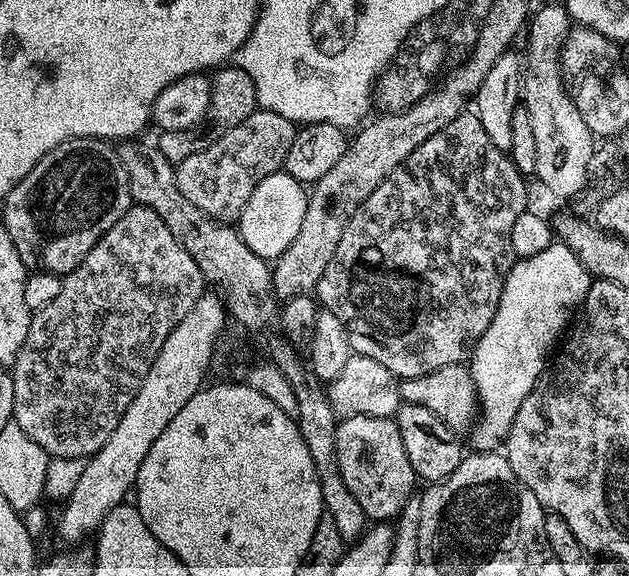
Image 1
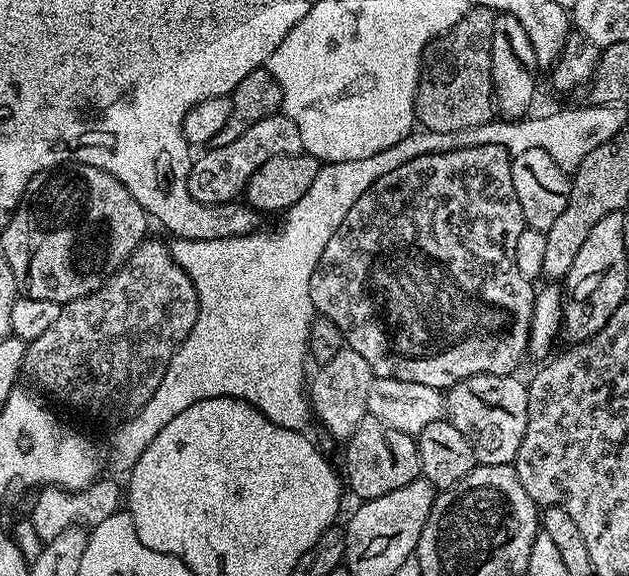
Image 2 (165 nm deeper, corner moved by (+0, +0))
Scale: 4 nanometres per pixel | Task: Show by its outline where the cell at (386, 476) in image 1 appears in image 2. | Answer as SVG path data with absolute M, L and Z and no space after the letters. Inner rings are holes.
M367 415L358 422L352 436L349 436L344 448L343 475L346 484L361 501L382 498L382 494L390 494L390 490L399 490L420 476L420 459L415 439L402 430L393 430L386 422L378 422L378 418Z

